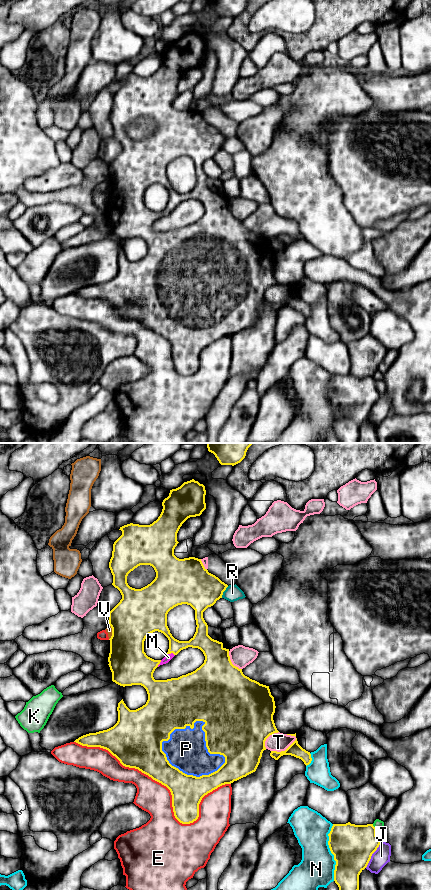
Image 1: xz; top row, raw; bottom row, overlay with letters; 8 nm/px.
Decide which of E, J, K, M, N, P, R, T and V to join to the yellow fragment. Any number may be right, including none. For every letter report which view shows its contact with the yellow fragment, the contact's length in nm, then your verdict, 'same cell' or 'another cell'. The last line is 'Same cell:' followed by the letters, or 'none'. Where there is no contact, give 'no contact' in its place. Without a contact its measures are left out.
E: xz | 1300 nm | another cell
J: xz | 240 nm | another cell
K: xz | 50 nm | another cell
M: xz | 70 nm | same cell
N: xz | 460 nm | another cell
P: xz | 550 nm | same cell
R: xz | 110 nm | another cell
T: xz | 240 nm | another cell
V: xz | 130 nm | another cell
Same cell: M, P

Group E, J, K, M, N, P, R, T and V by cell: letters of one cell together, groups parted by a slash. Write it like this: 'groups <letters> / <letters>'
groups E / J / K / M P / N / R / T / V

